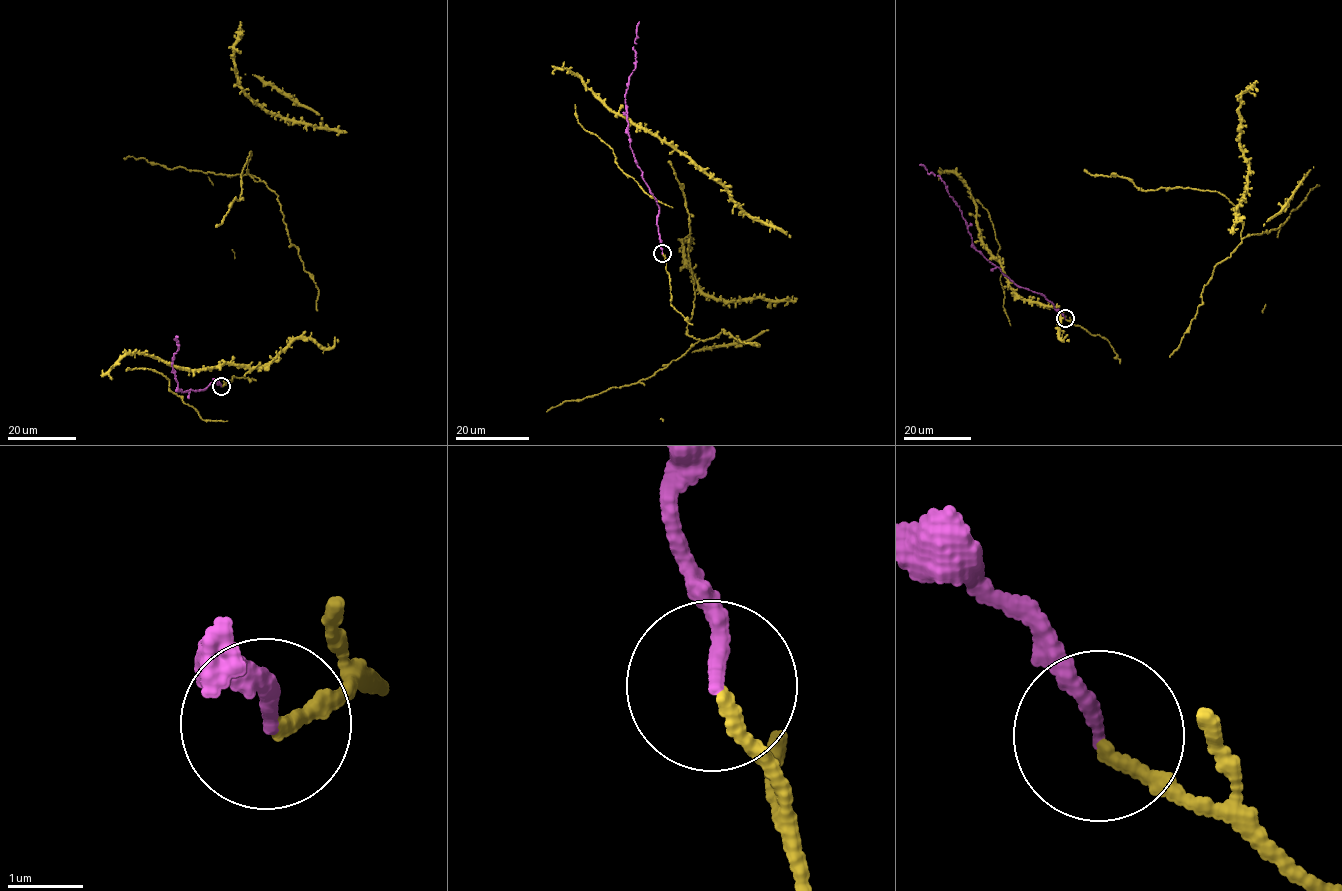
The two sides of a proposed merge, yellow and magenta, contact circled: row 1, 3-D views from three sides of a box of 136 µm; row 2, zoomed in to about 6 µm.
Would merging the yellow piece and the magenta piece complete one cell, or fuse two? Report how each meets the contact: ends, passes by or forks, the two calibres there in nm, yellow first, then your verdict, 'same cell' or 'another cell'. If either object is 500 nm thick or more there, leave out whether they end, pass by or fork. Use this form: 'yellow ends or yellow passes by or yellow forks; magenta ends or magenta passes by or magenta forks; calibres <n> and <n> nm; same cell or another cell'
yellow ends; magenta ends; calibres 160 and 190 nm; same cell

